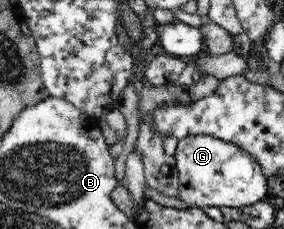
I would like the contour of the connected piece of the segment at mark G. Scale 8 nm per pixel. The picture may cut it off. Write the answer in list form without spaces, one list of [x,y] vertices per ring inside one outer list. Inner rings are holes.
[[[189,136],[178,141],[174,154],[180,190],[178,198],[189,208],[239,208],[268,201],[267,179],[260,164],[241,147],[213,136]]]

